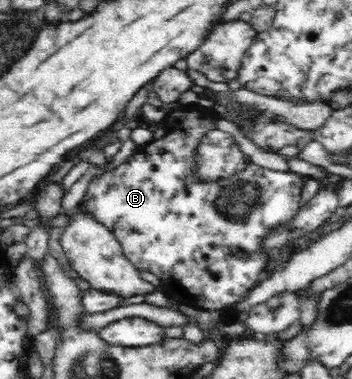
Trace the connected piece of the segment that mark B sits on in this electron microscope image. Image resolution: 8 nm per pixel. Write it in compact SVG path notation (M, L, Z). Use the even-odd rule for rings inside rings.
M177 103L178 108L174 108L174 116L178 116L176 120L177 128L174 132L174 138L190 138L190 140L170 140L172 136L166 136L165 134L158 133L156 139L146 146L137 147L134 154L128 158L128 162L116 166L112 172L106 172L90 182L88 184L88 190L84 194L82 206L89 213L94 220L97 220L100 224L106 226L106 228L114 233L114 236L120 241L125 256L136 265L136 268L140 270L147 270L155 274L160 281L160 290L167 293L167 296L174 299L176 303L187 304L191 307L200 307L203 310L215 311L224 310L224 308L230 307L232 304L236 304L242 301L250 289L253 289L262 279L267 272L269 258L266 252L265 239L268 238L273 231L278 231L284 228L286 224L290 224L294 216L298 214L298 210L304 205L302 203L302 187L306 184L307 180L311 180L309 176L301 176L300 172L293 172L292 169L286 170L270 170L270 168L264 168L264 166L258 166L254 164L252 160L247 160L247 163L243 165L242 169L238 172L230 174L230 176L218 178L218 180L203 180L199 173L196 171L196 160L199 154L199 147L201 140L207 133L216 129L216 120L219 120L218 116L212 112L212 110L202 110L202 106L192 106L190 104Z

